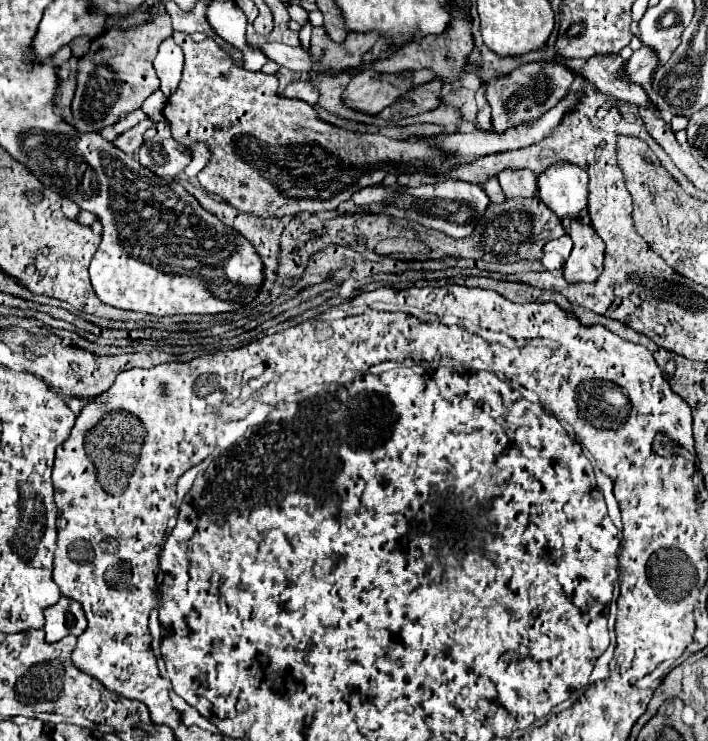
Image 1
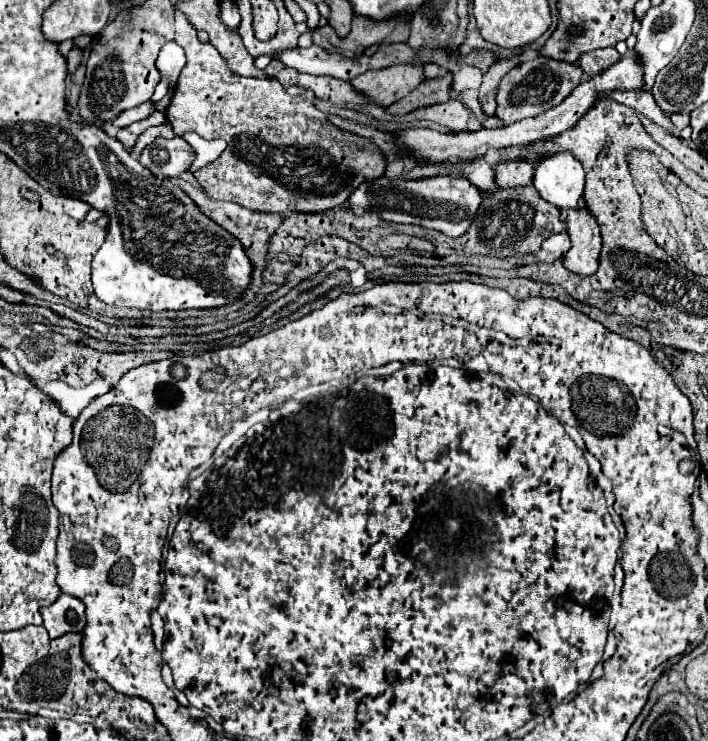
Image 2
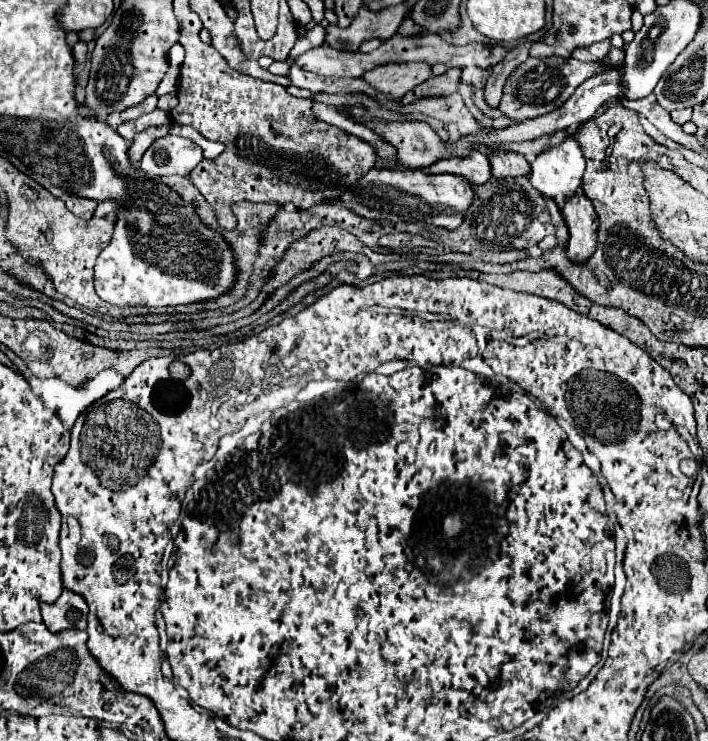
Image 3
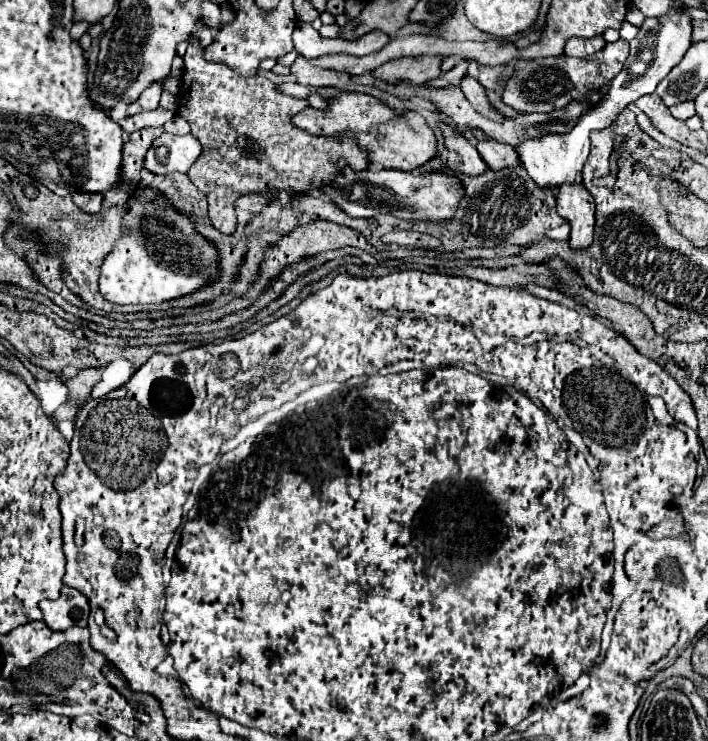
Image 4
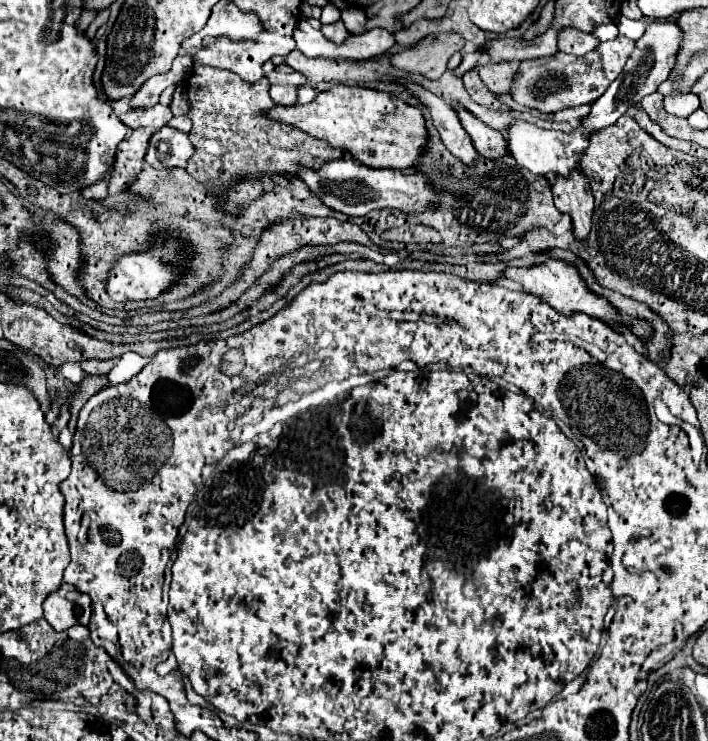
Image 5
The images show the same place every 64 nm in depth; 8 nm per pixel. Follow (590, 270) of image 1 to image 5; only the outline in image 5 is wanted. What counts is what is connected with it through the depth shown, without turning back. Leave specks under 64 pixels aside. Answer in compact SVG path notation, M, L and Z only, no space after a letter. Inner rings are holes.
M574 170L568 178L556 178L552 186L554 204L562 214L570 214L572 232L576 240L586 240L592 228L592 212L594 212L594 196L588 184L588 178Z

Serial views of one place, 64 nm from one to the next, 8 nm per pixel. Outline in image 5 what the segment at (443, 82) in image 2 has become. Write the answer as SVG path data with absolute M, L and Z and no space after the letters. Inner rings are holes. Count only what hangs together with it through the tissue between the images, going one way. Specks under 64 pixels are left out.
M470 52L470 54L462 54L462 62L460 62L460 66L454 70L454 74L456 76L464 76L468 70L472 70L480 60L482 60L482 56L484 54L480 54L480 52Z

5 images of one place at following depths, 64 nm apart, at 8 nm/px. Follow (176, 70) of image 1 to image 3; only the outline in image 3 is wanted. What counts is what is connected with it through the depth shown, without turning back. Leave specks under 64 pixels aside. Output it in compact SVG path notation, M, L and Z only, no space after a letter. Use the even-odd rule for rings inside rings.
M174 44L168 52L166 52L166 60L172 68L180 68L182 60L184 60L185 51L184 48L180 48L180 44Z

